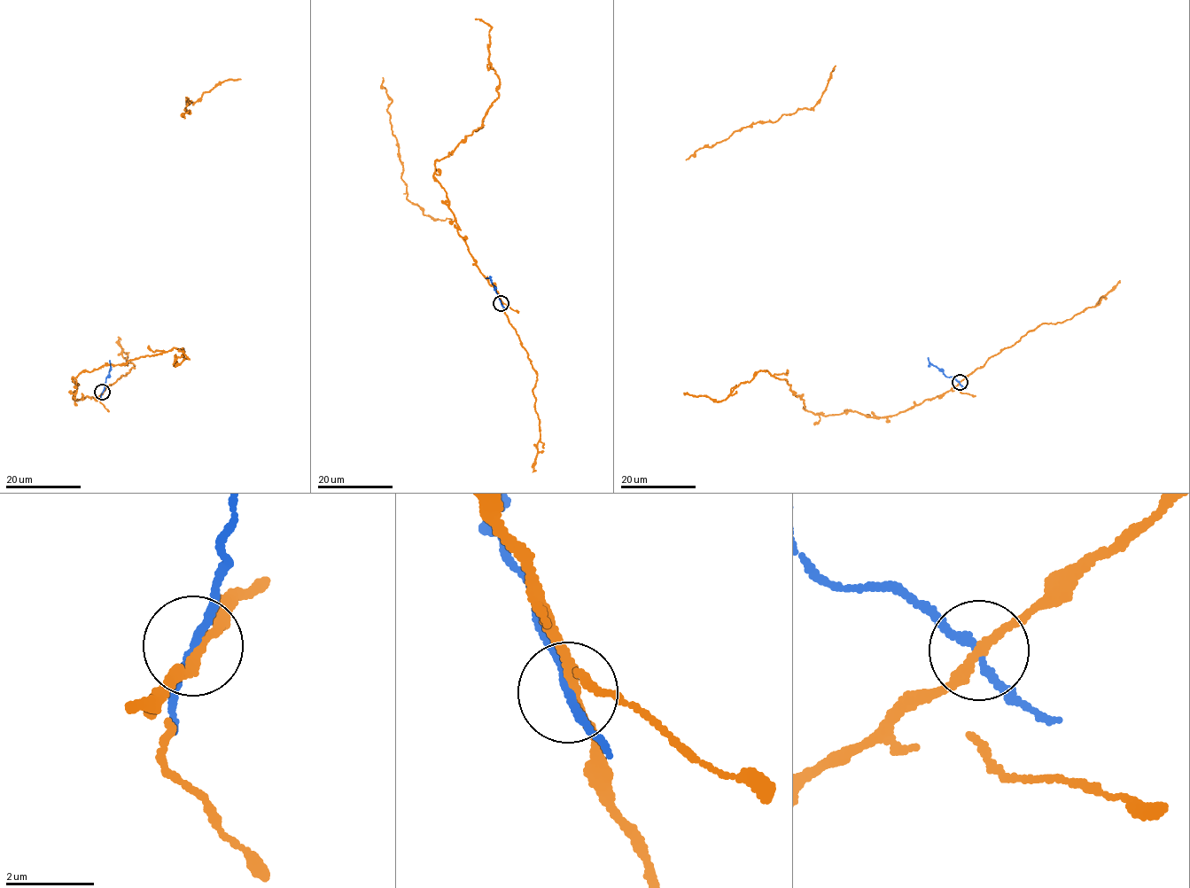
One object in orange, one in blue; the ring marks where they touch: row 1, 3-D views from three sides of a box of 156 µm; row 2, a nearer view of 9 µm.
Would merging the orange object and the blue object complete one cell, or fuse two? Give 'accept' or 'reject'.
reject

